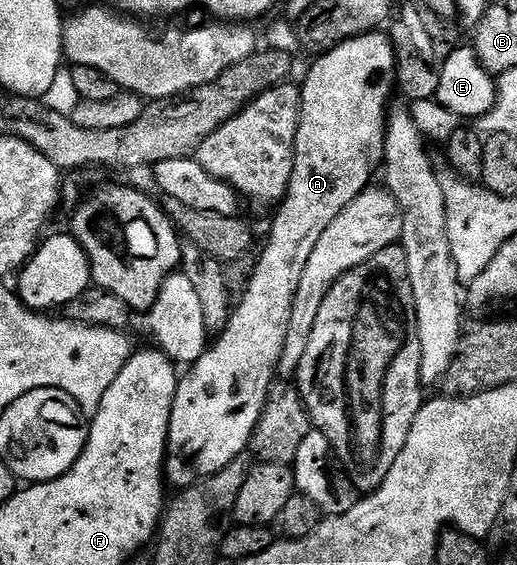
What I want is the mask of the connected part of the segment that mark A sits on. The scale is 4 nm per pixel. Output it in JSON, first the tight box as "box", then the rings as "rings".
{"box":[165,31,396,490],"rings":[[[375,31],[373,33],[365,33],[359,37],[353,37],[348,41],[342,41],[336,48],[330,49],[329,52],[321,54],[317,58],[318,61],[306,73],[306,82],[301,82],[300,92],[302,94],[302,116],[298,119],[298,134],[296,135],[296,143],[294,144],[294,166],[292,167],[292,175],[288,183],[288,191],[286,196],[282,198],[277,206],[278,214],[274,217],[274,222],[270,225],[270,238],[266,241],[266,246],[262,249],[262,258],[258,261],[258,266],[254,269],[254,274],[250,277],[250,282],[246,285],[246,294],[242,298],[237,298],[236,304],[233,306],[230,314],[230,322],[226,328],[217,336],[215,341],[218,341],[207,348],[204,356],[197,361],[189,370],[190,373],[181,378],[178,382],[178,390],[174,396],[174,406],[172,407],[172,415],[170,416],[170,439],[166,446],[166,468],[165,476],[168,478],[171,486],[178,485],[179,490],[188,489],[192,485],[198,484],[204,477],[211,477],[220,471],[224,471],[224,467],[228,467],[228,463],[232,463],[236,458],[243,456],[249,450],[250,440],[254,434],[256,423],[262,414],[262,408],[266,406],[266,396],[270,394],[270,386],[275,384],[276,374],[278,373],[278,364],[282,358],[284,345],[288,339],[289,320],[292,319],[292,303],[296,299],[296,287],[300,287],[300,279],[304,275],[304,267],[308,267],[308,259],[312,256],[312,250],[316,247],[316,243],[320,240],[320,235],[324,235],[326,228],[332,224],[332,219],[336,219],[336,215],[340,215],[340,211],[344,211],[344,207],[348,207],[348,203],[352,203],[352,199],[356,199],[356,195],[360,195],[365,189],[371,188],[374,177],[374,172],[379,172],[380,166],[383,164],[386,156],[386,122],[388,120],[388,110],[390,105],[390,92],[395,92],[396,89],[396,45],[392,40],[389,41],[385,37],[385,32]]]}

